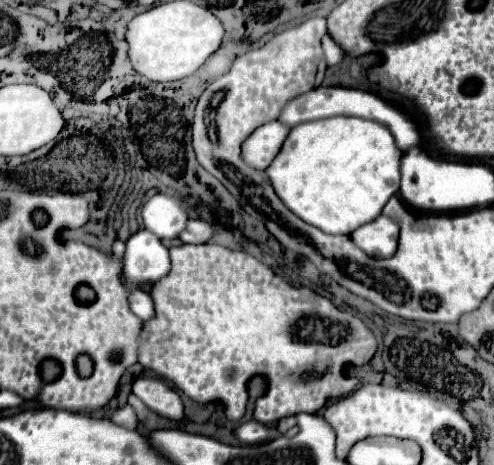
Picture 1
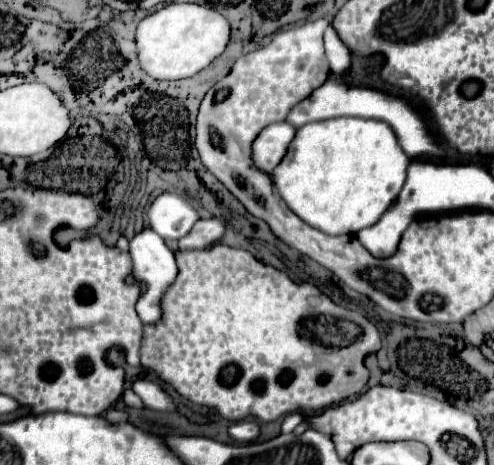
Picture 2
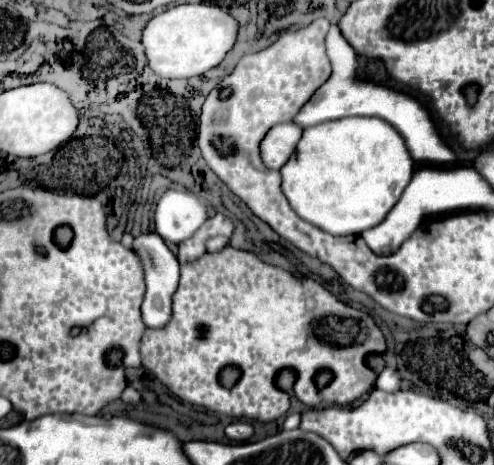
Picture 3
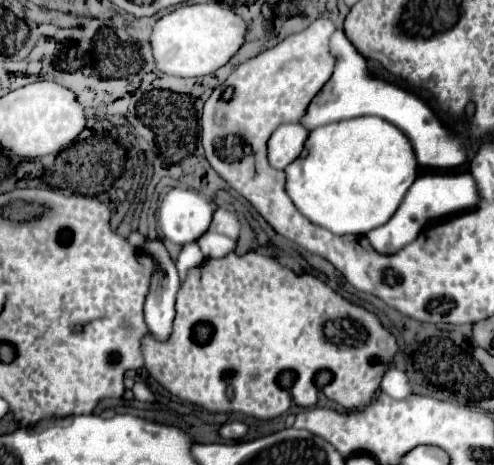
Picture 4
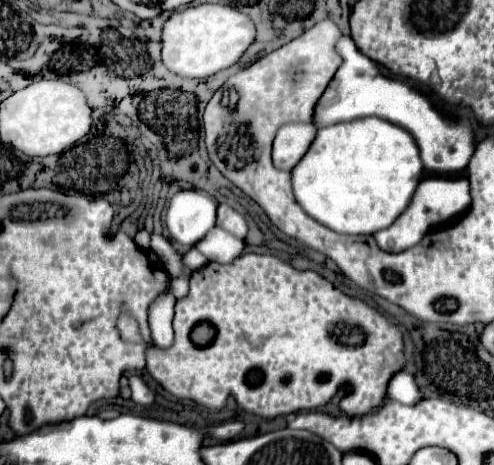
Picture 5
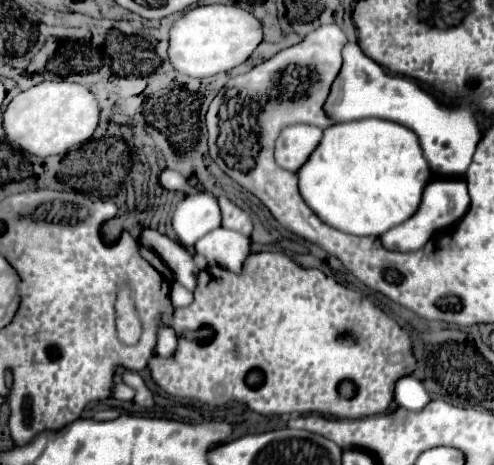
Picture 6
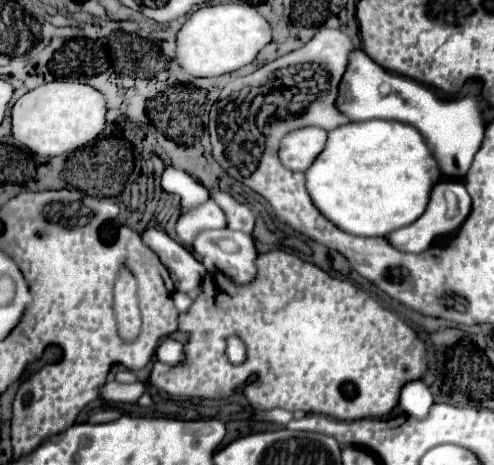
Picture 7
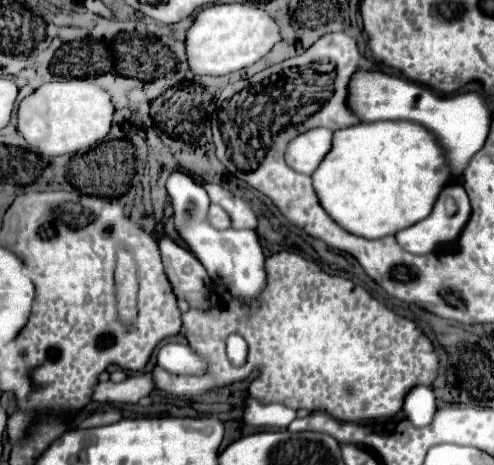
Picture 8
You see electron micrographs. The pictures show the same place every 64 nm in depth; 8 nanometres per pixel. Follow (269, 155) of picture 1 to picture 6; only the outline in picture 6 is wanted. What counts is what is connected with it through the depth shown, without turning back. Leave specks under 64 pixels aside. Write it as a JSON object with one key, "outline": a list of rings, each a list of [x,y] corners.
{"outline":[[[296,124],[284,128],[284,132],[278,136],[276,142],[276,162],[278,166],[298,172],[308,156],[314,152],[316,144],[322,140],[322,128],[308,126],[308,124]]]}

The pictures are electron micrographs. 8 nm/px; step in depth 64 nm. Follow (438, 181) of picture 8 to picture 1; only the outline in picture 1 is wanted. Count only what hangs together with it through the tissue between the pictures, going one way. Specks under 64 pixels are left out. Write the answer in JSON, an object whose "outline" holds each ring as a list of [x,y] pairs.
{"outline":[[[334,116],[294,126],[266,174],[278,198],[306,224],[312,224],[326,234],[352,234],[362,224],[376,220],[382,214],[382,208],[390,200],[390,196],[398,194],[400,160],[402,150],[396,148],[394,136],[384,124],[362,118]]]}

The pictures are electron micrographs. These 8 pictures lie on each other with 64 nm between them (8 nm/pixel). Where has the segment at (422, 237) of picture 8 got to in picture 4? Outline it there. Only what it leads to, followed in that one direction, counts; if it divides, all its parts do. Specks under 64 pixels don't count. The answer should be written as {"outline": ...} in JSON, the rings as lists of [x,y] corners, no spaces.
{"outline":[[[424,174],[412,184],[398,212],[384,226],[370,230],[366,236],[380,254],[394,254],[412,240],[416,240],[416,236],[422,230],[422,222],[464,212],[476,206],[476,202],[478,202],[478,190],[470,174]]]}

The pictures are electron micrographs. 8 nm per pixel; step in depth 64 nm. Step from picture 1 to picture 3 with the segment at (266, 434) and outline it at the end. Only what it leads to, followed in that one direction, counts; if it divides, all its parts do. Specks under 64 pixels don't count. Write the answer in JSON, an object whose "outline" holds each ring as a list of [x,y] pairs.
{"outline":[[[232,422],[226,426],[226,436],[236,442],[244,442],[252,436],[252,426],[246,422]]]}

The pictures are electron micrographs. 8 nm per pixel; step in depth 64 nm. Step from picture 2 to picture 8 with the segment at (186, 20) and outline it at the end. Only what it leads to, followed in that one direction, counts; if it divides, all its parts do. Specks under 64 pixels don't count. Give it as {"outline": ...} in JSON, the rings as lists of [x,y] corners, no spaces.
{"outline":[[[214,4],[198,12],[186,38],[186,54],[190,70],[196,74],[222,76],[252,66],[264,58],[276,42],[280,42],[276,20],[254,4]]]}

